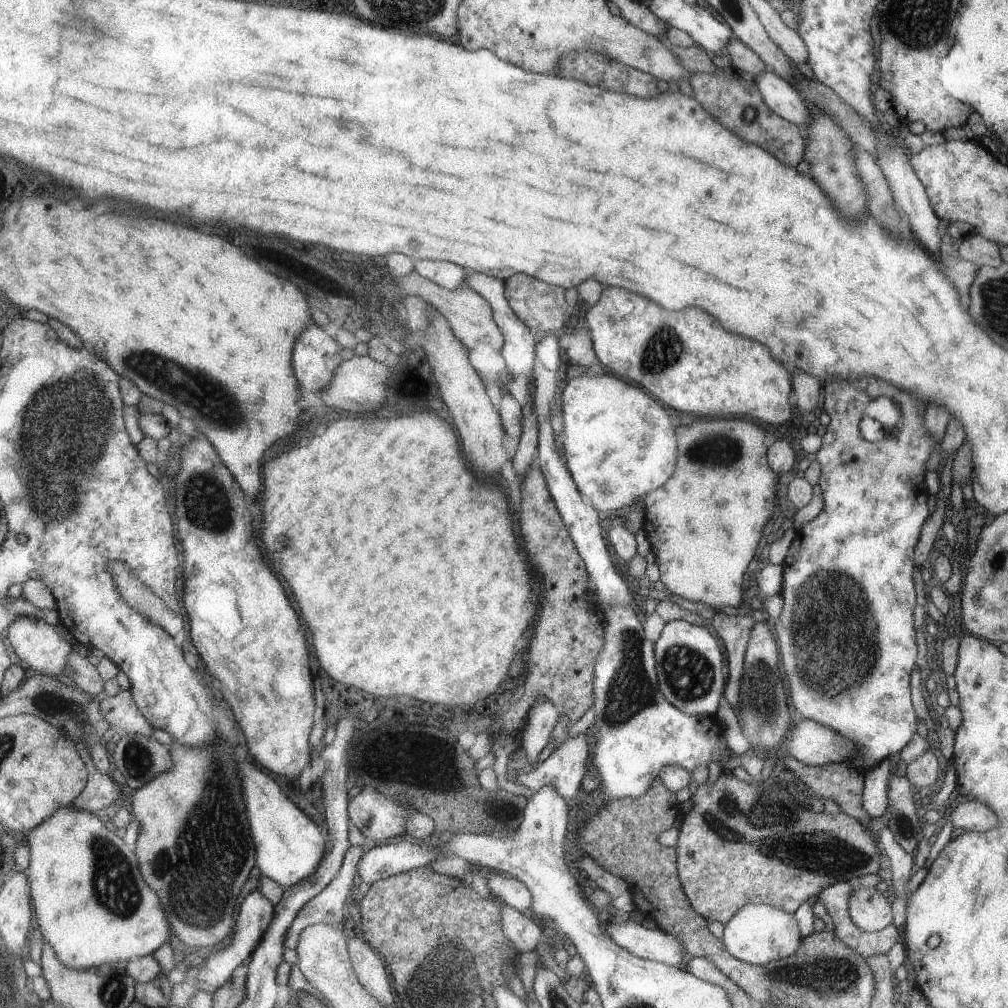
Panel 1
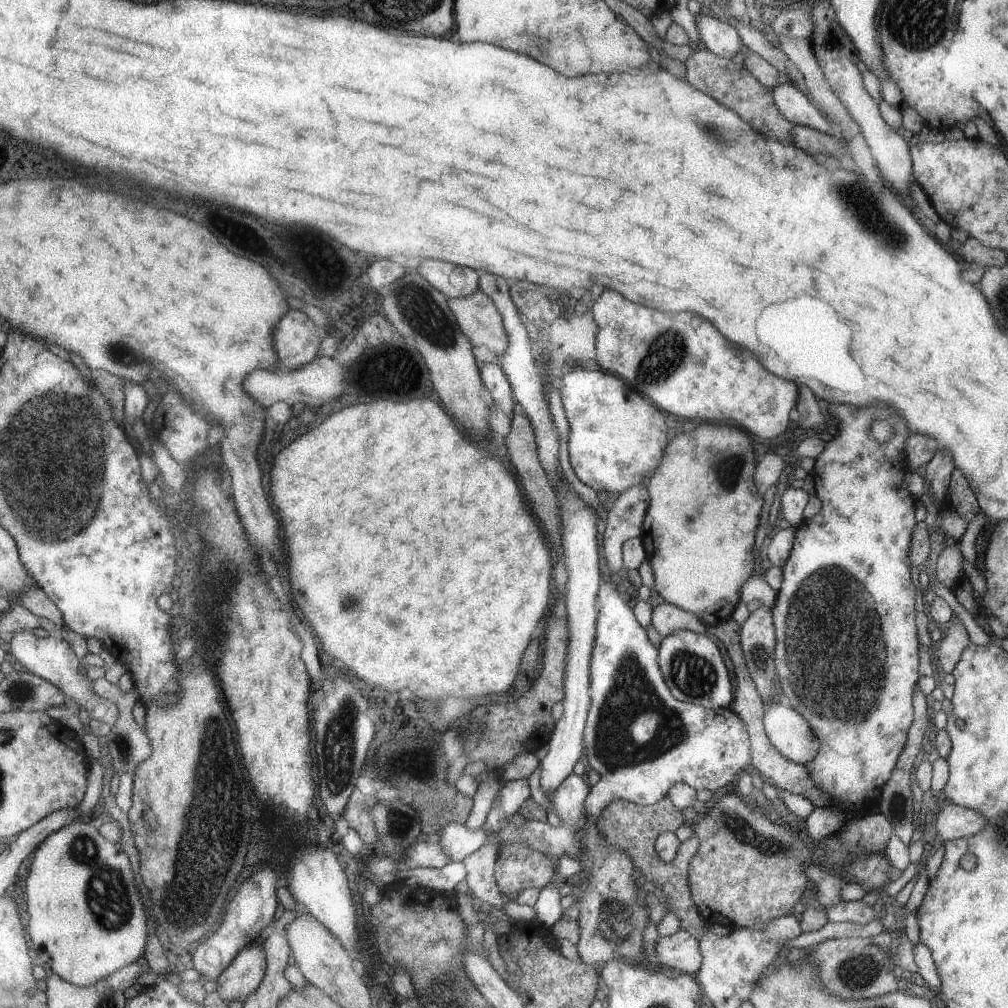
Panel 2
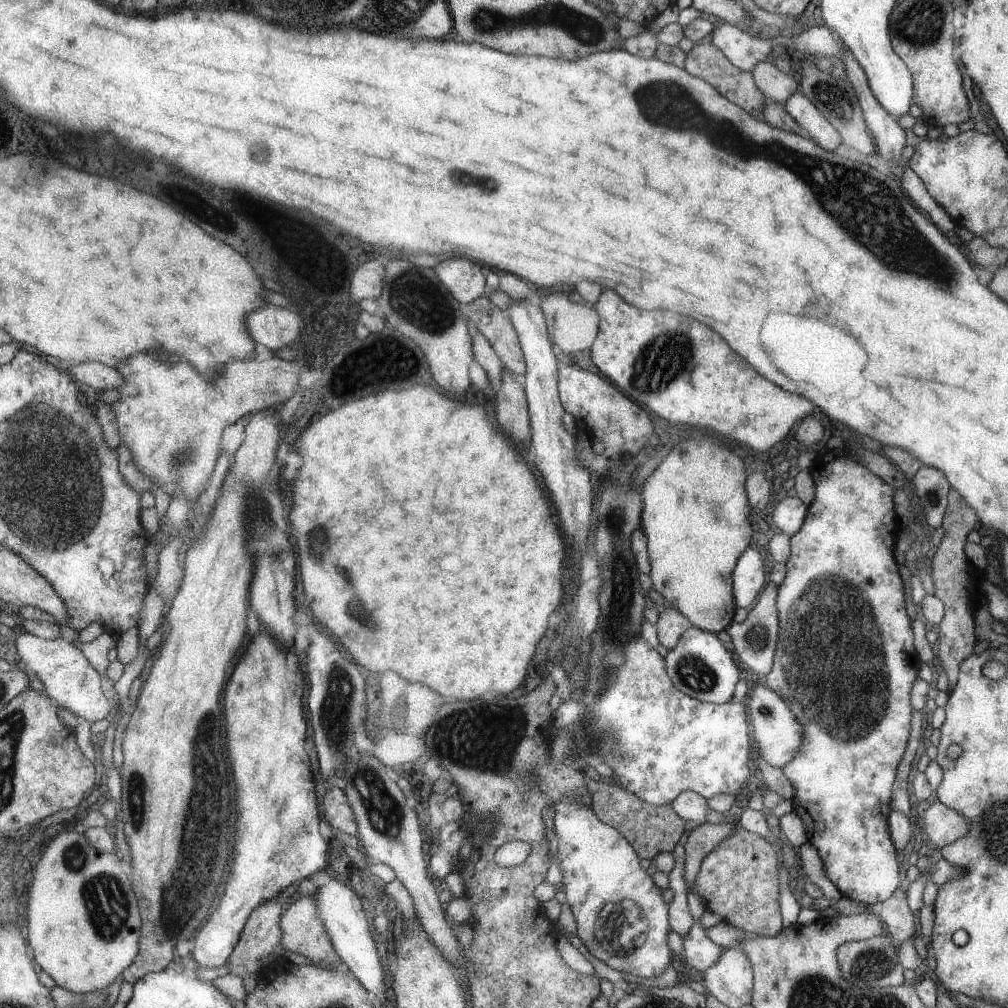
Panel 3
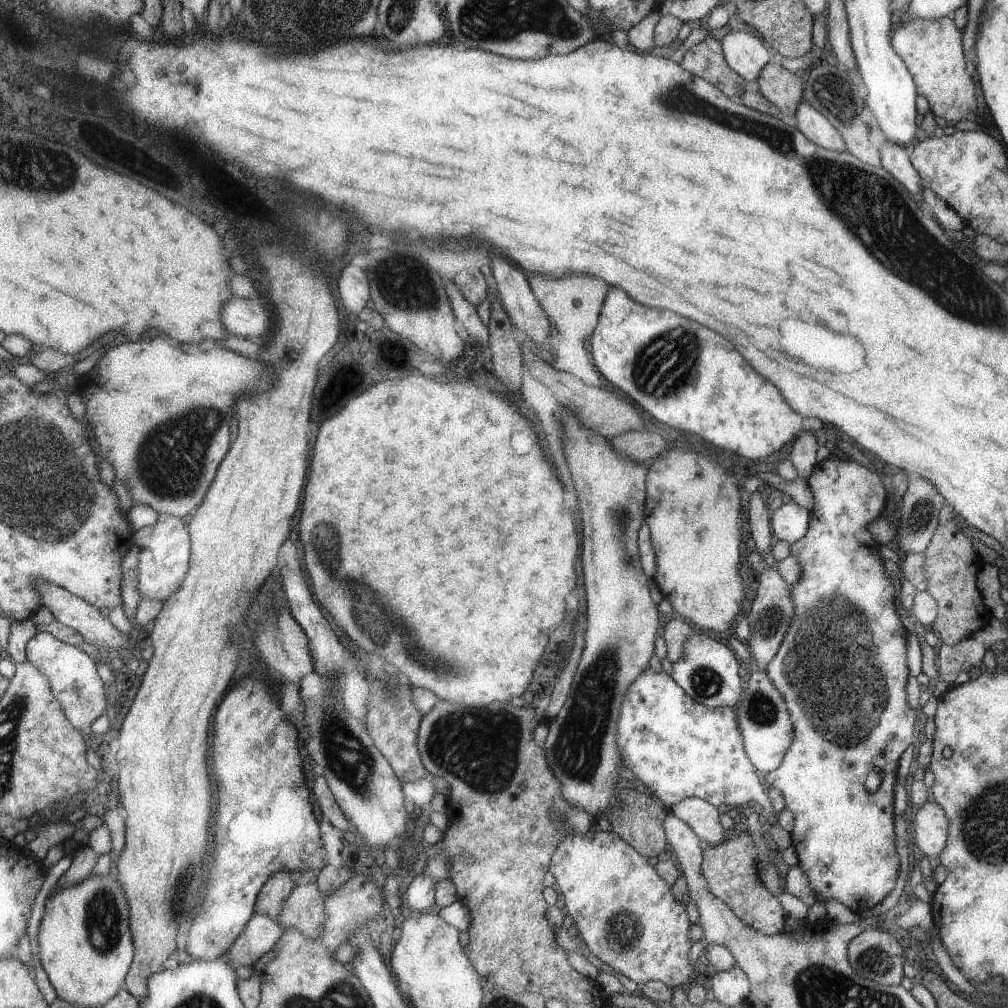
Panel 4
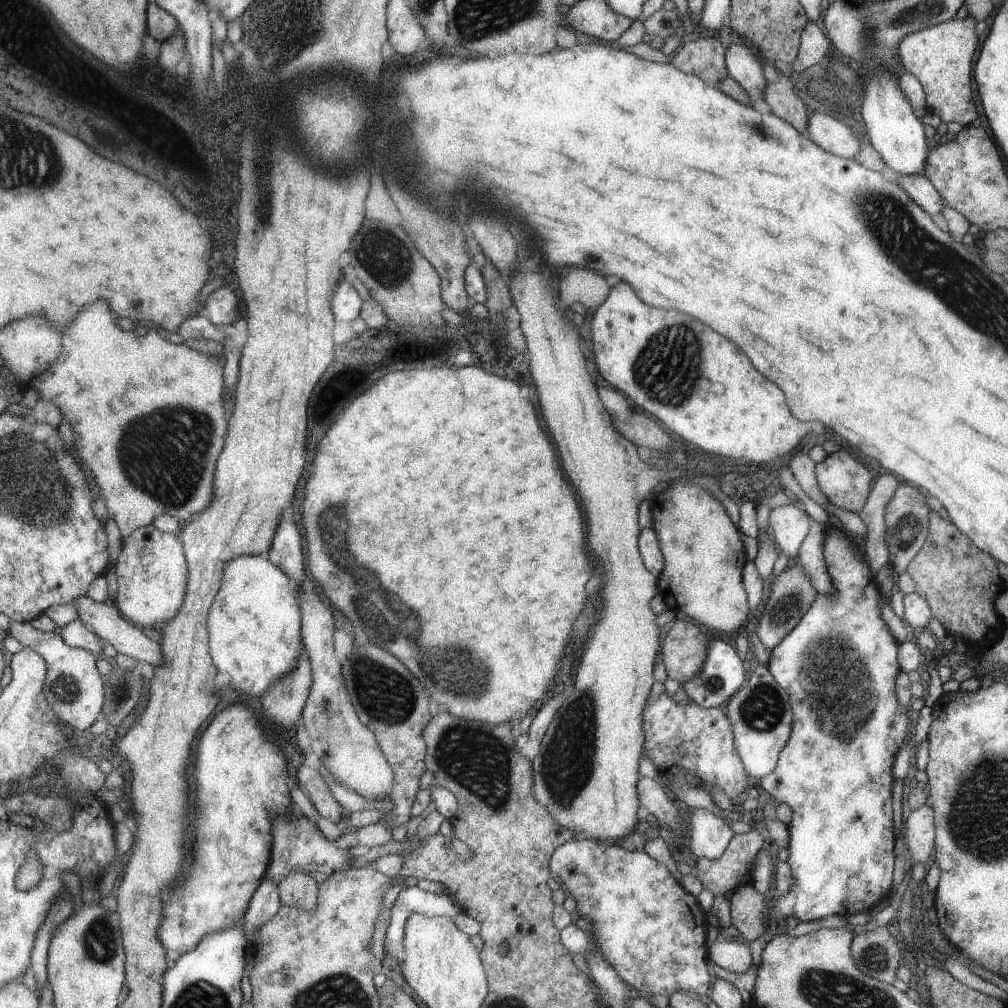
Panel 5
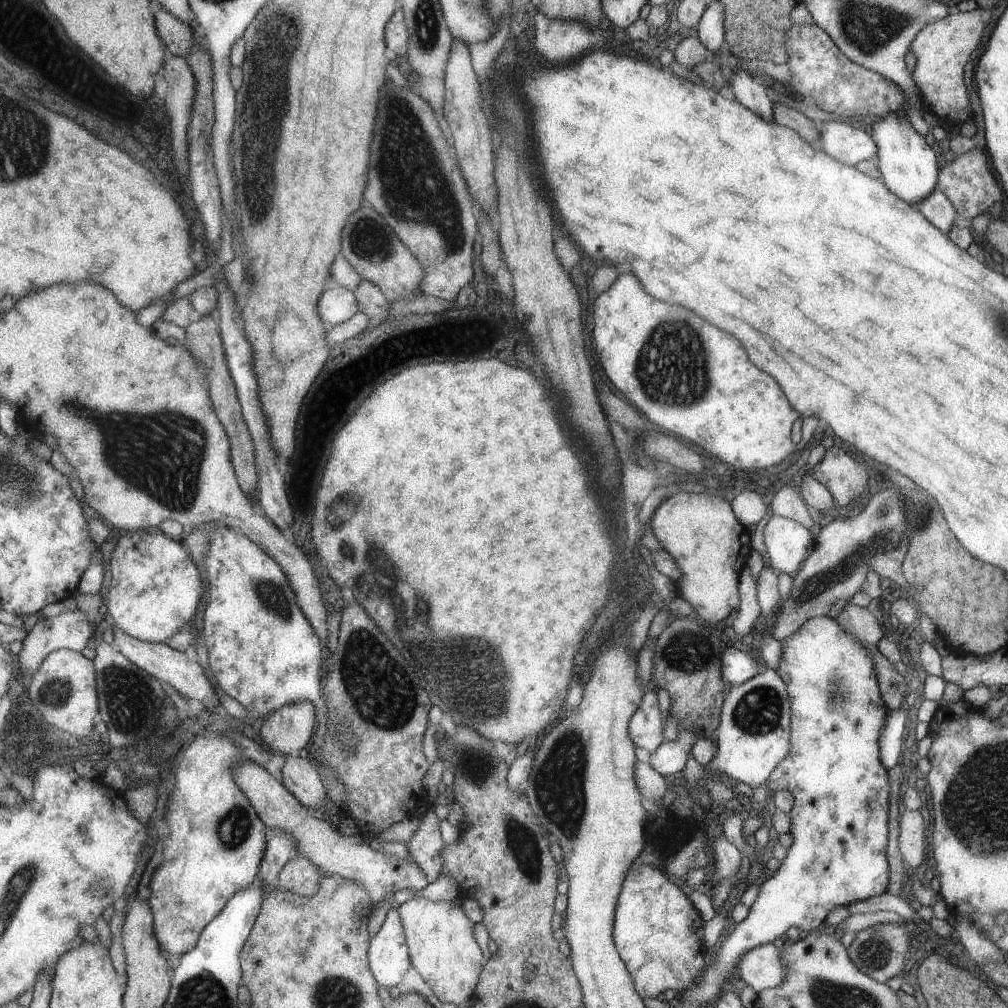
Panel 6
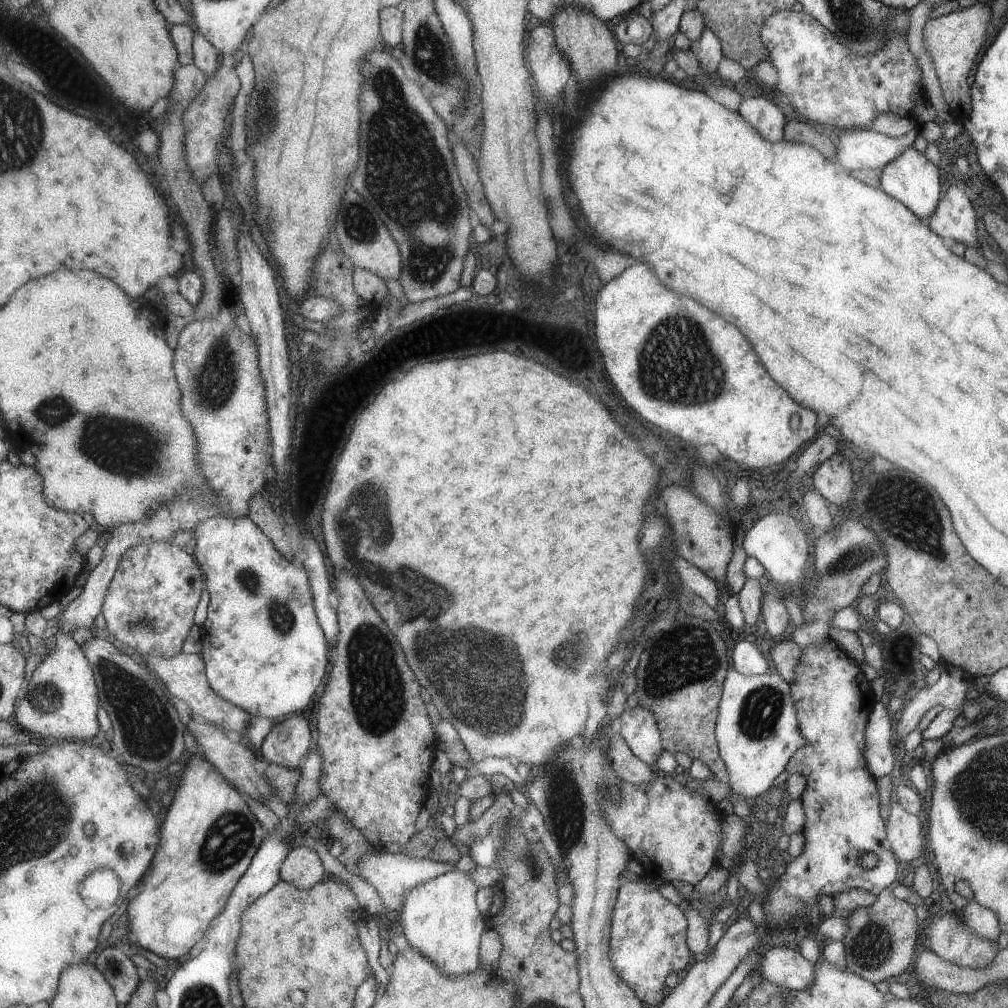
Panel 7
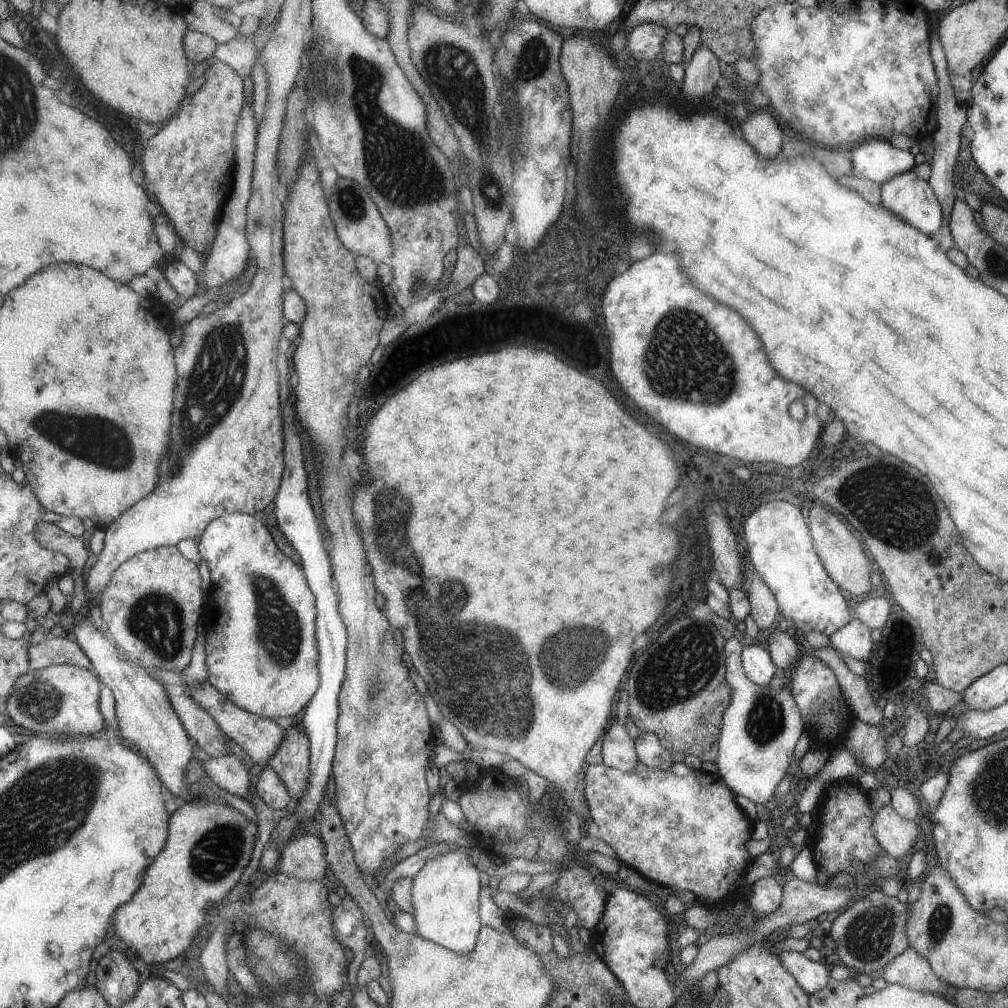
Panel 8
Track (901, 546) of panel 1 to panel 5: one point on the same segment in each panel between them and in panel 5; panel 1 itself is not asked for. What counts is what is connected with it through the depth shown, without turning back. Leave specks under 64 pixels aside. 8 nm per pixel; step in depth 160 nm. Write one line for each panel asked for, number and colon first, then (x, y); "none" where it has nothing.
2: (846, 654)
3: (848, 675)
4: (842, 667)
5: (838, 663)

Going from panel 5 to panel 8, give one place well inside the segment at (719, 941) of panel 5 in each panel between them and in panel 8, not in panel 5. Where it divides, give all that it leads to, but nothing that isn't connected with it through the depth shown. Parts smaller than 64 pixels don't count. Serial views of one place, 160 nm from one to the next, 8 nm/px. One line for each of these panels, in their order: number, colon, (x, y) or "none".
6: (761, 968)
7: (787, 968)
8: (811, 976)

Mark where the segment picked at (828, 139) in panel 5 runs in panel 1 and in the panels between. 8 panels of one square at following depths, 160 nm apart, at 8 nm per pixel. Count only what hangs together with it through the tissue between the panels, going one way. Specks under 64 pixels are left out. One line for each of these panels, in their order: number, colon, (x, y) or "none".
1: (780, 97)
2: (792, 104)
3: (797, 106)
4: (815, 126)

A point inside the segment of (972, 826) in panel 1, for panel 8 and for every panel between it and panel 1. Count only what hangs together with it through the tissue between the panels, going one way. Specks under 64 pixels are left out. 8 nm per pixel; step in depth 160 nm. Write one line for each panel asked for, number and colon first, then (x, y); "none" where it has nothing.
2: (953, 821)
3: (942, 825)
4: (930, 826)
5: (918, 838)
6: (911, 833)
7: (903, 830)
8: (895, 836)

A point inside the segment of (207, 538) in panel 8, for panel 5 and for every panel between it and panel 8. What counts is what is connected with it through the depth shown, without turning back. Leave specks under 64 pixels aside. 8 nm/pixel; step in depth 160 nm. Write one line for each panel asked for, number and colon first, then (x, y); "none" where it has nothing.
5: (255, 626)
6: (263, 651)
7: (265, 651)

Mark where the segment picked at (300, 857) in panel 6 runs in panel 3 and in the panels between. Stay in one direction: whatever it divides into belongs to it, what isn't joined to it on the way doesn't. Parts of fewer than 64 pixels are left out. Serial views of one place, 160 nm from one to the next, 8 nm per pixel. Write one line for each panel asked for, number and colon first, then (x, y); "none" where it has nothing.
3: (303, 931)
4: (304, 909)
5: (299, 889)

